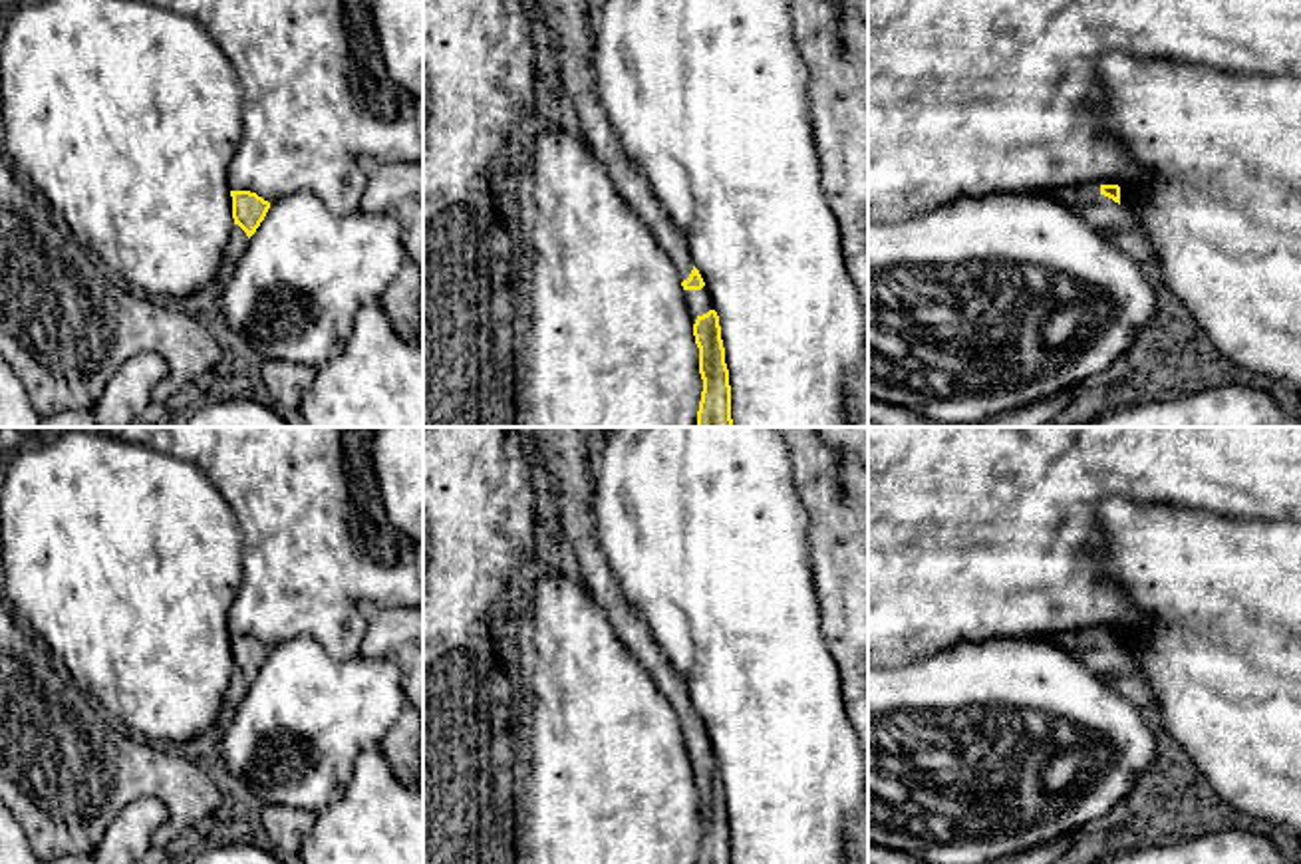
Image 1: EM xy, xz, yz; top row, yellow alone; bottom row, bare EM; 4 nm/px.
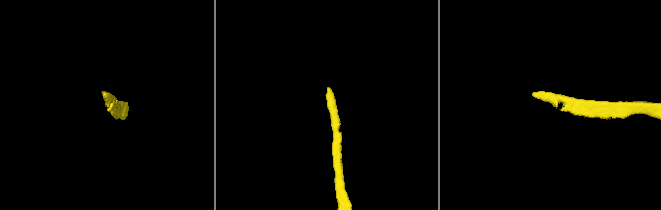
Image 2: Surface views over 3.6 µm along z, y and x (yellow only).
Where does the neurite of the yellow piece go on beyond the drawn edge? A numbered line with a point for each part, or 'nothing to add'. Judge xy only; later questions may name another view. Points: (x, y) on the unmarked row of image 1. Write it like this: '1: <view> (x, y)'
1: xy (237, 688)

